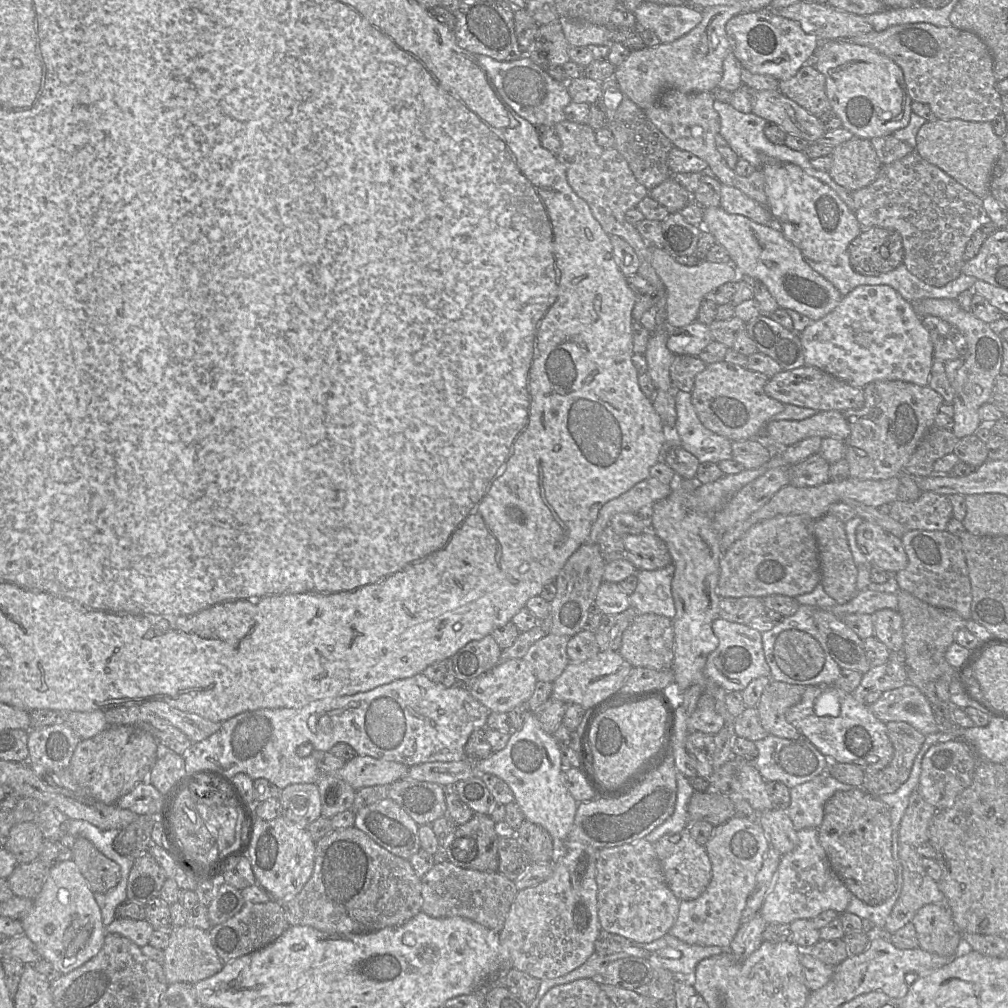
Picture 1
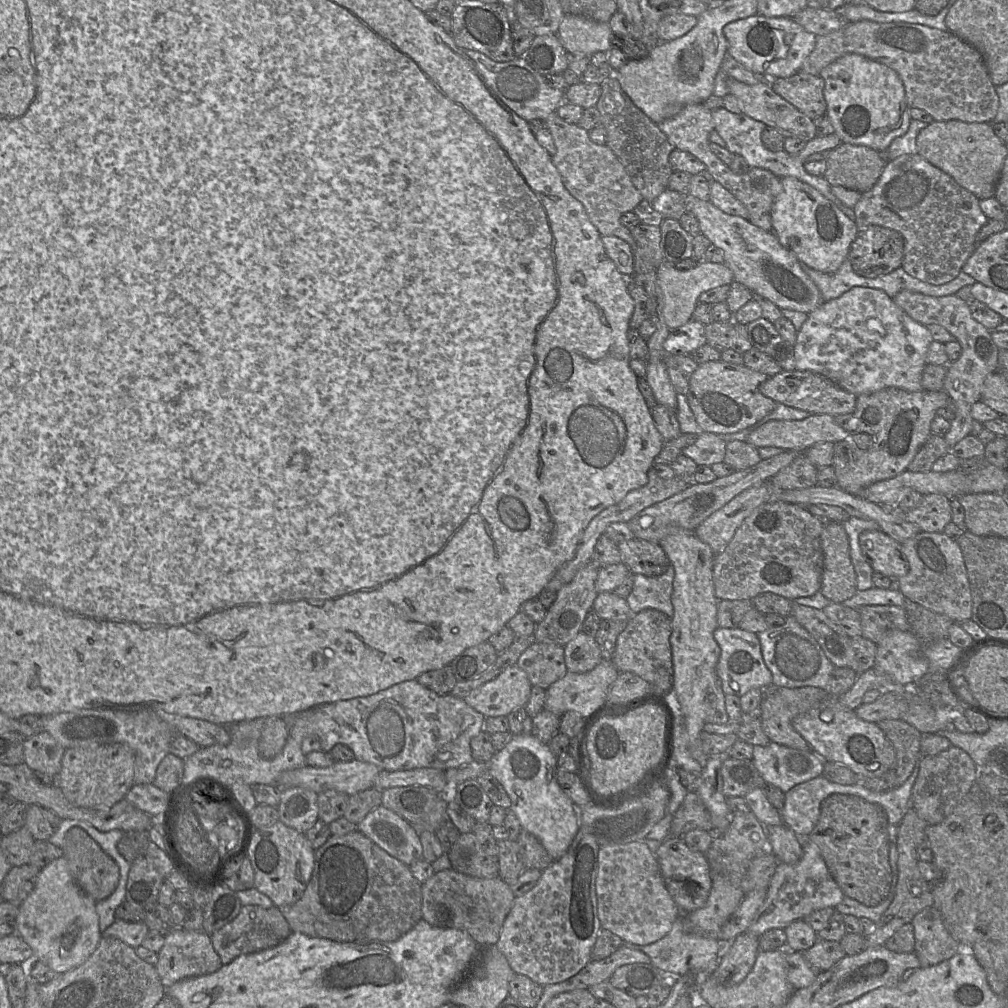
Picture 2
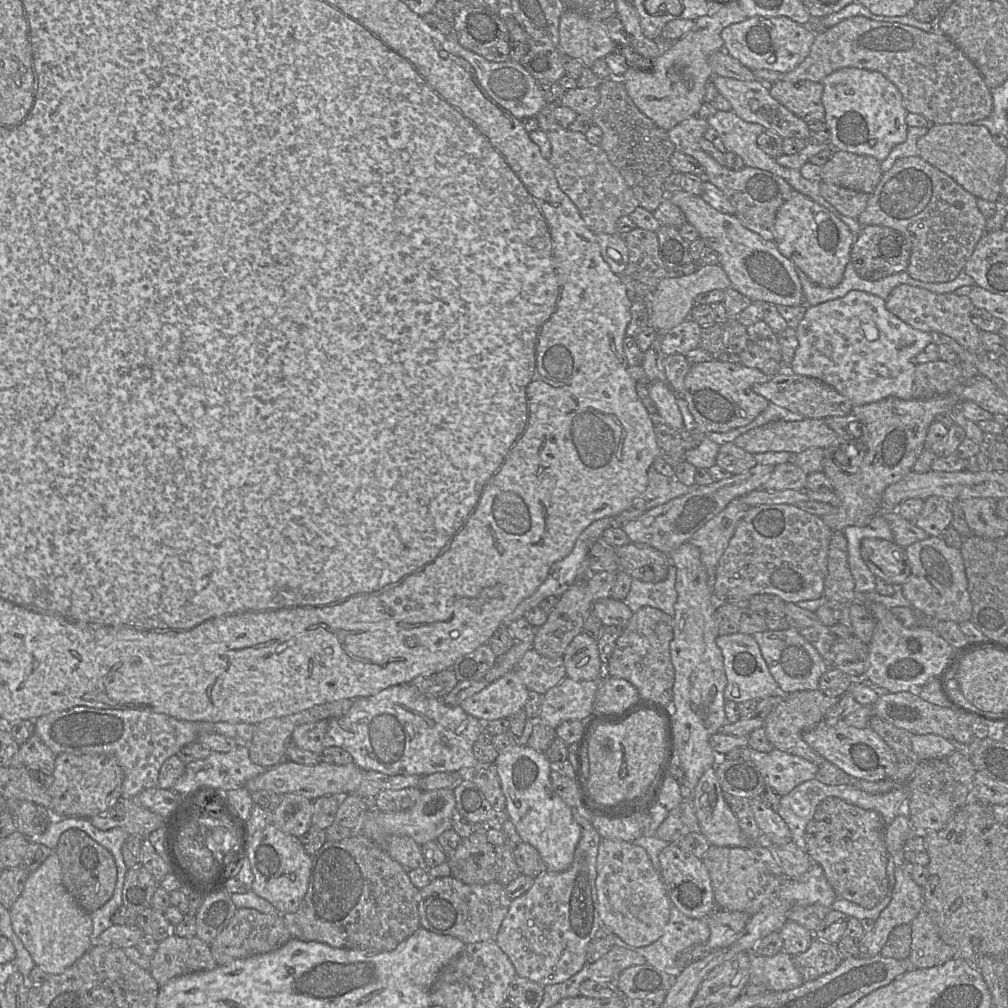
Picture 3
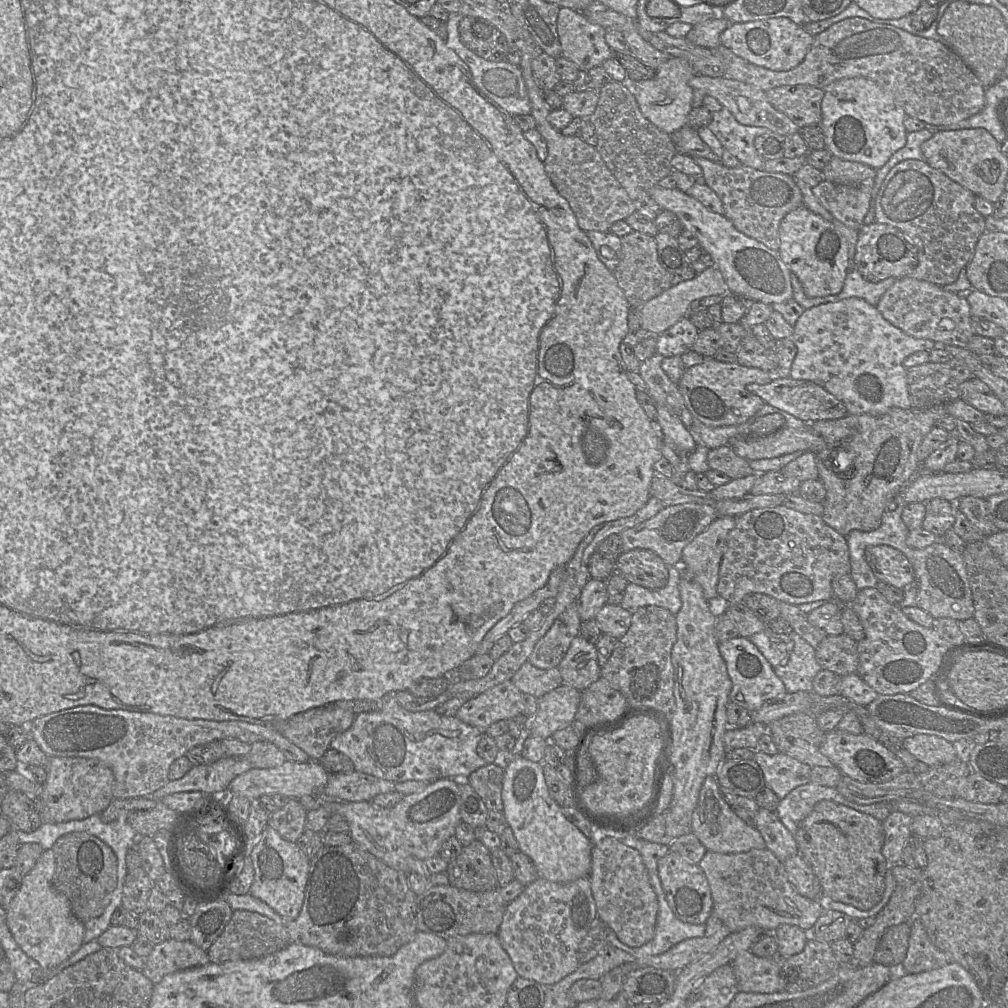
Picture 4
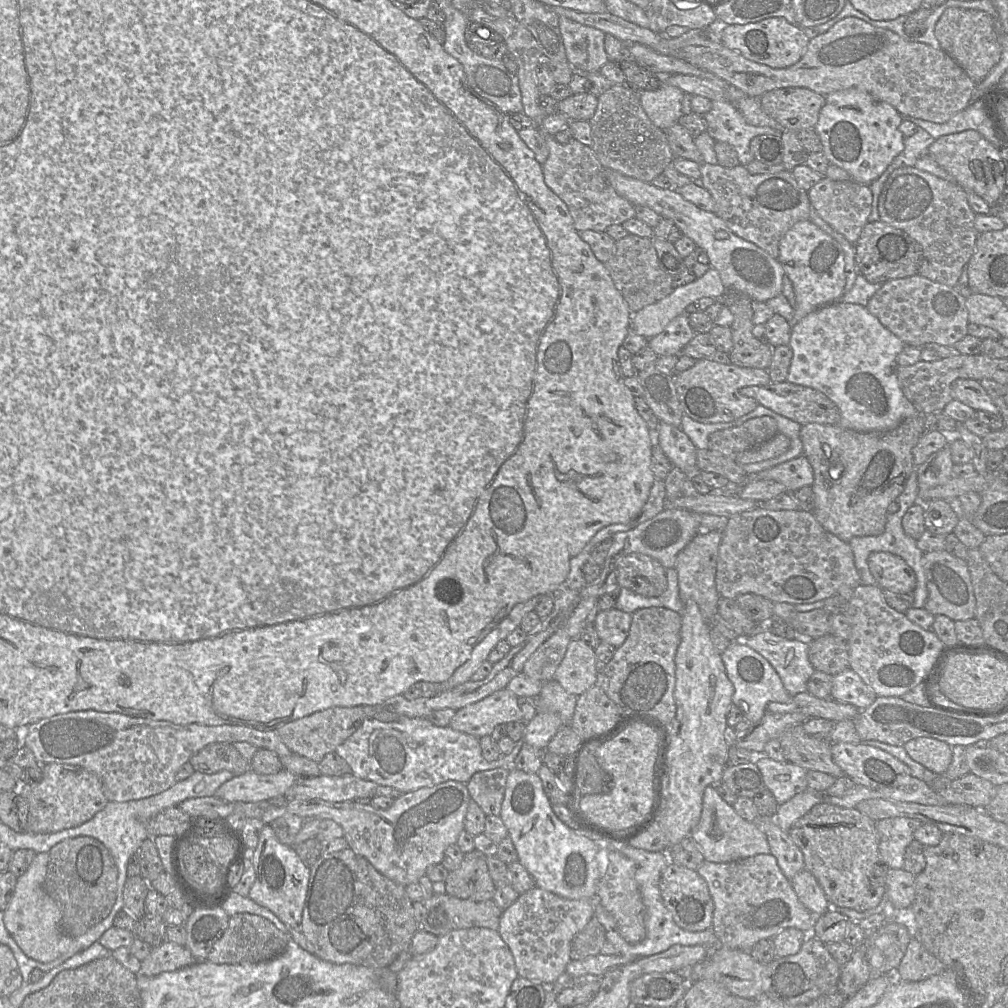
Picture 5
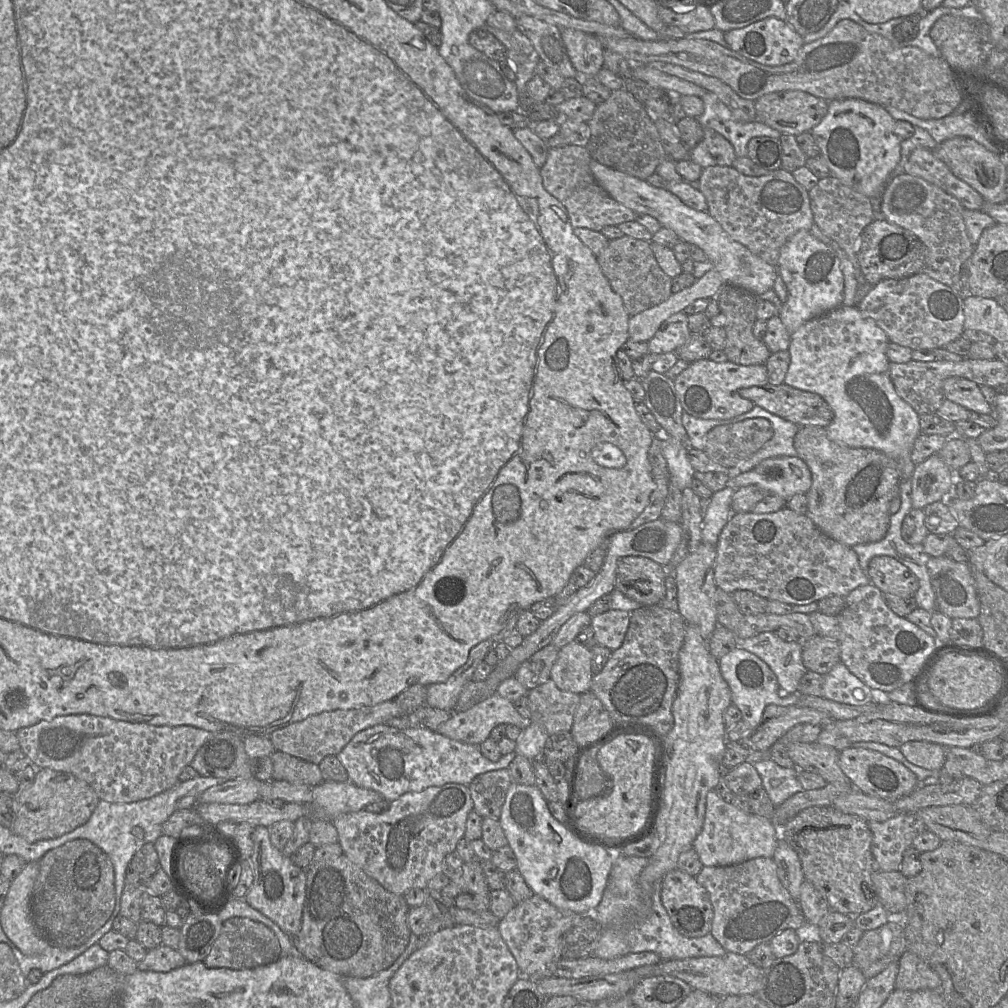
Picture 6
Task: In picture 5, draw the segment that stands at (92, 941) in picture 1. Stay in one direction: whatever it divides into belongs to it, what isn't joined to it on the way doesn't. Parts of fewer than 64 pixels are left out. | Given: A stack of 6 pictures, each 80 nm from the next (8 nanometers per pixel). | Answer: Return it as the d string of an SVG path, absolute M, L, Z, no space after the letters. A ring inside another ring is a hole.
M38 853L24 874L18 877L13 896L4 910L4 925L23 953L42 963L53 961L67 951L71 939L61 932L62 913L58 903L44 890L49 854Z

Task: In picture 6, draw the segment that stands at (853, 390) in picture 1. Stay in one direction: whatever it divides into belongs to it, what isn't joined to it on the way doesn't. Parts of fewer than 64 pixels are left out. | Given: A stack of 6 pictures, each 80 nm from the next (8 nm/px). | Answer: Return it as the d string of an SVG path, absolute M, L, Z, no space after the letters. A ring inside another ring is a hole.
M785 383L744 388L739 390L739 394L756 406L799 427L826 428L834 417L831 407L821 396Z

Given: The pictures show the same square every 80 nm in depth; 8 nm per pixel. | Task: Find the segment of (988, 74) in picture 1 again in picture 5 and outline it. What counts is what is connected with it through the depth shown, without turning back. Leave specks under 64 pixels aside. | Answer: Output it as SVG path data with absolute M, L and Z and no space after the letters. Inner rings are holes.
M855 17L838 21L827 32L810 40L802 58L788 68L773 69L746 59L722 43L711 41L703 30L689 30L686 34L668 40L670 54L703 71L710 72L732 84L751 97L761 97L766 92L779 88L807 88L823 96L833 92L856 88L890 104L901 115L907 115L934 123L944 123L953 115L964 110L971 103L976 83L962 67L941 48L908 41L893 31L874 27Z

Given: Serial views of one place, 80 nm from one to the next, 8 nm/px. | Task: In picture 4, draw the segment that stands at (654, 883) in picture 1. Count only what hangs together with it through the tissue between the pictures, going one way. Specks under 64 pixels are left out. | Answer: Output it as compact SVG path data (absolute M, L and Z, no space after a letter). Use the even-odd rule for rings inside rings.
M615 837L598 838L592 848L590 886L598 918L629 947L641 947L655 935L658 901L640 853Z

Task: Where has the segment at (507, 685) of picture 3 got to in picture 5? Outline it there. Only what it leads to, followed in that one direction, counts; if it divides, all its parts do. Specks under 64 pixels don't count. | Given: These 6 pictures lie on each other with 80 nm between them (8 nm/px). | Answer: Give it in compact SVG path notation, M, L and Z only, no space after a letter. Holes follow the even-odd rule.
M507 688L500 689L456 710L449 727L477 738L490 736L498 724L524 720L517 699Z

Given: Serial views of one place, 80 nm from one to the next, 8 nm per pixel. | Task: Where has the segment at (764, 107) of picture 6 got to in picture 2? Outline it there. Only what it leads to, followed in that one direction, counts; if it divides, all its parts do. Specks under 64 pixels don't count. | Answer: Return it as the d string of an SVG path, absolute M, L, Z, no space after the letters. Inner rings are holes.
M798 71L789 77L771 79L770 85L774 92L811 119L827 112L821 76Z

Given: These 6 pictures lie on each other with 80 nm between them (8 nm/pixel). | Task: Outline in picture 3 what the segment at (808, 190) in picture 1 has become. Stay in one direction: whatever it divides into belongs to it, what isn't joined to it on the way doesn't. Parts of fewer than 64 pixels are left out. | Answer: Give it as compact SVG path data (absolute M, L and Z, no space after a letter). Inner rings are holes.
M793 189L789 199L777 211L774 241L779 252L791 260L795 268L800 268L814 284L833 288L840 284L845 267L851 261L854 235L830 211Z

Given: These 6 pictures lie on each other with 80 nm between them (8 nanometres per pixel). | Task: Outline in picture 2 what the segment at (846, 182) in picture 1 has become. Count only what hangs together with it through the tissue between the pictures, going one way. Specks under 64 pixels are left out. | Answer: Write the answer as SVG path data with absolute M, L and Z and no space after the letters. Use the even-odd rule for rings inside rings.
M841 143L832 149L824 174L831 186L842 186L864 193L879 180L887 162L872 148Z

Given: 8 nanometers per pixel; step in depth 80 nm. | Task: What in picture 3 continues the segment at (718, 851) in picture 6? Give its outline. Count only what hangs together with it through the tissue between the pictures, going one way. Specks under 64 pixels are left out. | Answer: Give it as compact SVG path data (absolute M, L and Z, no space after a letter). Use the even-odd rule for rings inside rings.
M711 766L703 773L693 791L700 833L714 846L747 848L759 844L743 834L723 794L715 766Z

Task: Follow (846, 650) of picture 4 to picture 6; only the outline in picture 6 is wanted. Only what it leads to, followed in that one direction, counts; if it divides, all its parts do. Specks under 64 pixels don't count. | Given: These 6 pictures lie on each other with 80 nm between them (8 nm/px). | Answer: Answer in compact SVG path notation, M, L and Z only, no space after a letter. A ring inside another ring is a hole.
M820 636L802 640L802 662L807 671L826 675L841 662L838 641Z

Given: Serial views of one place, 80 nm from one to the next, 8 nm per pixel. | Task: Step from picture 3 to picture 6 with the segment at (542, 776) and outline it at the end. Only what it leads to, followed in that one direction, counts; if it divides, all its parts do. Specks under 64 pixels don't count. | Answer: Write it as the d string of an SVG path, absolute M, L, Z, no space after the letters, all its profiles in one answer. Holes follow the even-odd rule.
M512 783L502 806L499 822L508 840L508 845L516 856L517 869L535 895L559 909L572 911L579 915L591 914L595 910L608 882L612 857L603 848L584 844L574 838L562 823L552 816L548 802L536 785Z

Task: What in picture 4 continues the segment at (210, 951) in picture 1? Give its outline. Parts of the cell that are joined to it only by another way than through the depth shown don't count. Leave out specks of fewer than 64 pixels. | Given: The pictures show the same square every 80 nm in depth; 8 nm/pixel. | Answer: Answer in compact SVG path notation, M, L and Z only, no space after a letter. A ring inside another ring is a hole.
M168 940L155 945L152 953L145 959L142 973L154 985L165 975L206 965L210 962L208 952L192 941Z

